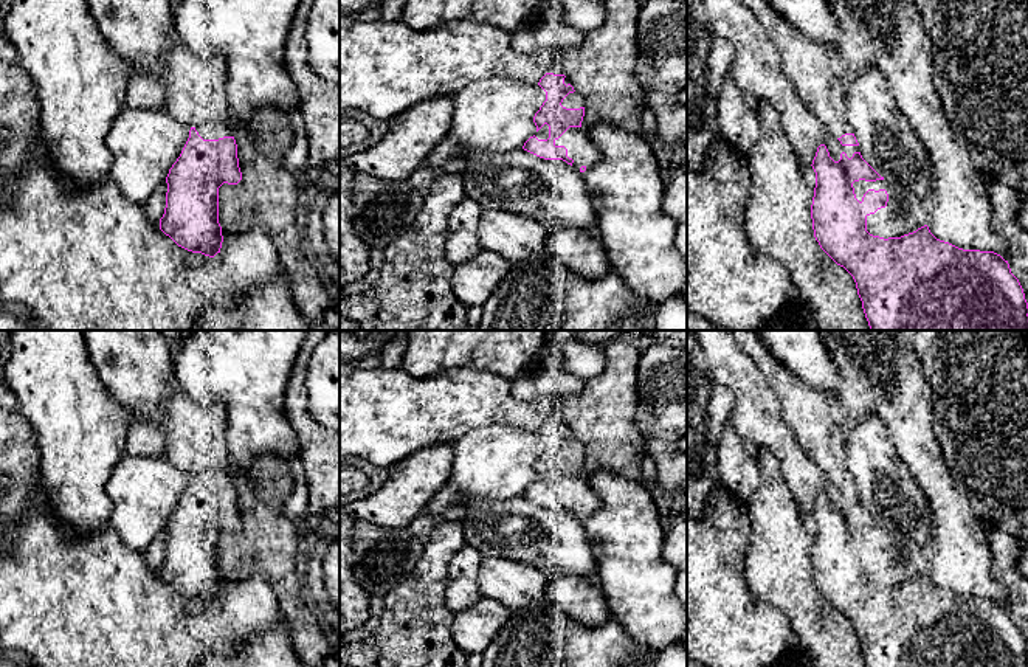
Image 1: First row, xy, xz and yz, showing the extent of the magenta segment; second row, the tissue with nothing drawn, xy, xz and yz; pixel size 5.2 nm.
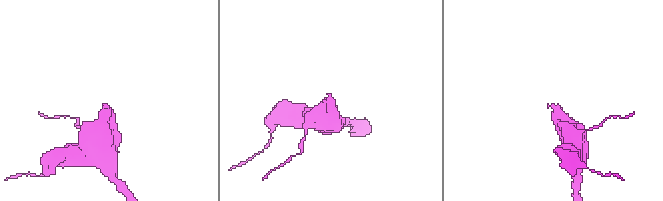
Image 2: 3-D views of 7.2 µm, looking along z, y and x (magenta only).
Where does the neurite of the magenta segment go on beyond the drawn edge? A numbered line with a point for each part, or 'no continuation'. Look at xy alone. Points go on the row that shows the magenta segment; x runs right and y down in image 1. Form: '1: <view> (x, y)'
1: xy (196, 82)

